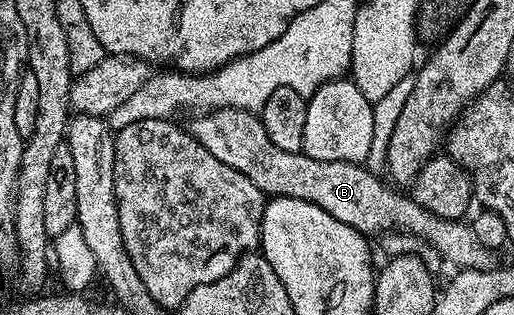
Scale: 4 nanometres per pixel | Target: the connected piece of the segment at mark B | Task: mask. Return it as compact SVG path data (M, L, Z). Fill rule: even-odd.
M213 109L199 114L197 121L187 122L186 128L214 159L222 159L226 167L242 171L254 187L258 187L269 198L289 197L306 199L314 207L322 207L326 215L334 215L342 223L354 227L360 233L387 234L389 231L407 233L421 242L433 245L450 264L460 269L493 268L493 250L482 247L474 239L471 224L463 220L442 219L426 207L412 200L407 192L383 185L381 178L372 173L363 164L355 161L319 161L307 153L282 151L266 135L259 116L245 109ZM392 188L392 189L391 189ZM400 192L400 193L399 193ZM424 240L424 241L423 241Z

